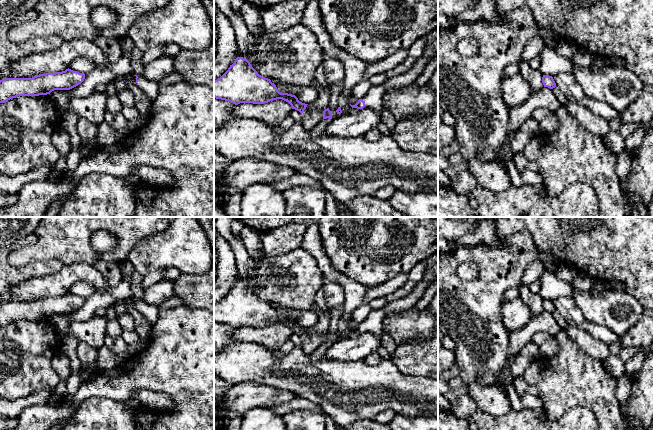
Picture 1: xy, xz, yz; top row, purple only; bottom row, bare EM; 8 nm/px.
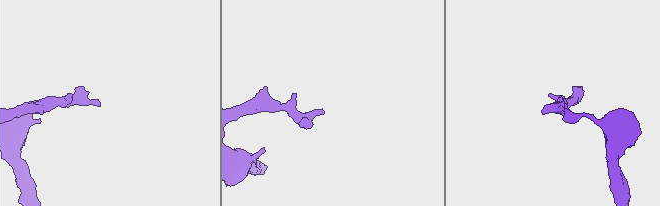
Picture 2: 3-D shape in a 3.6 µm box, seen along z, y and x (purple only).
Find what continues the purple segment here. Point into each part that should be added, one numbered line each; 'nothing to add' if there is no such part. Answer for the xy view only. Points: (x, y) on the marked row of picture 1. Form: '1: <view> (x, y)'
1: xy (151, 88)

